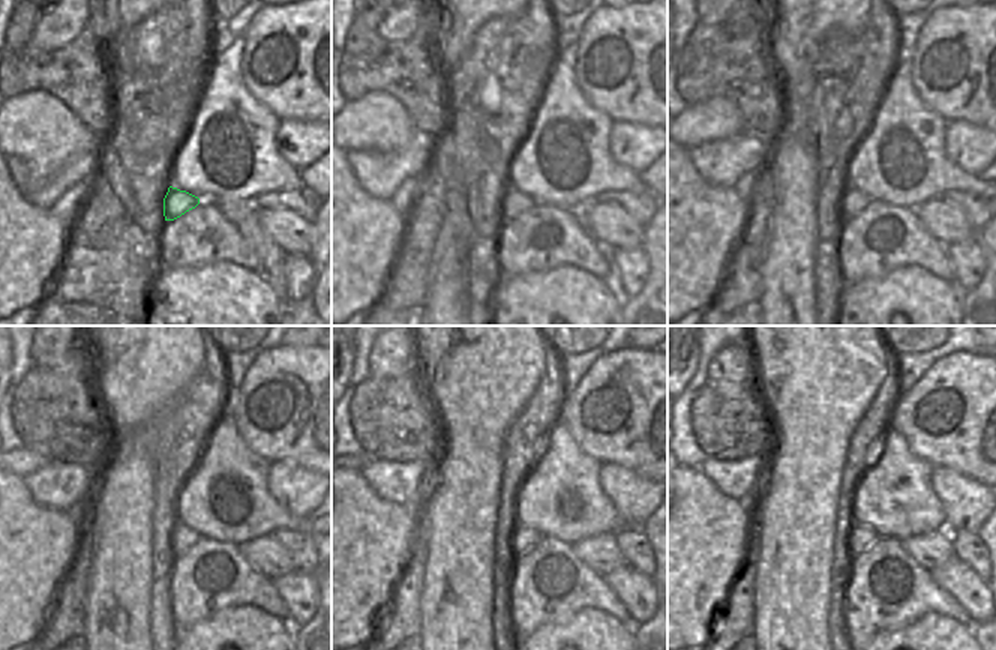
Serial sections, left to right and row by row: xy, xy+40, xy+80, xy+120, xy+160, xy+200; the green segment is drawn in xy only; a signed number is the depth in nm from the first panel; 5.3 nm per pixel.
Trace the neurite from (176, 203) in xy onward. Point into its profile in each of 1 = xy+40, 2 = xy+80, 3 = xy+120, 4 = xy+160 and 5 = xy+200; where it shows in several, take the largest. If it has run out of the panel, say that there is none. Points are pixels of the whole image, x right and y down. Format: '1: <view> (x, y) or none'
1: xy+40 (513, 203)
2: xy+80 (854, 201)
3: xy+120 (183, 538)
4: xy+160 (522, 539)
5: xy+200 (860, 538)

